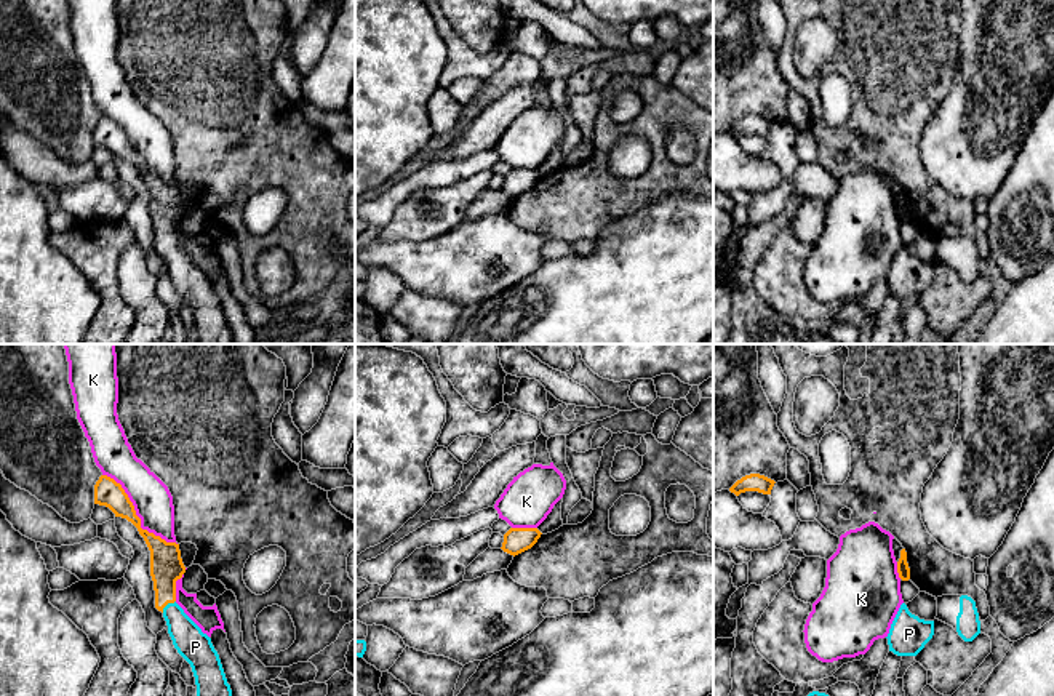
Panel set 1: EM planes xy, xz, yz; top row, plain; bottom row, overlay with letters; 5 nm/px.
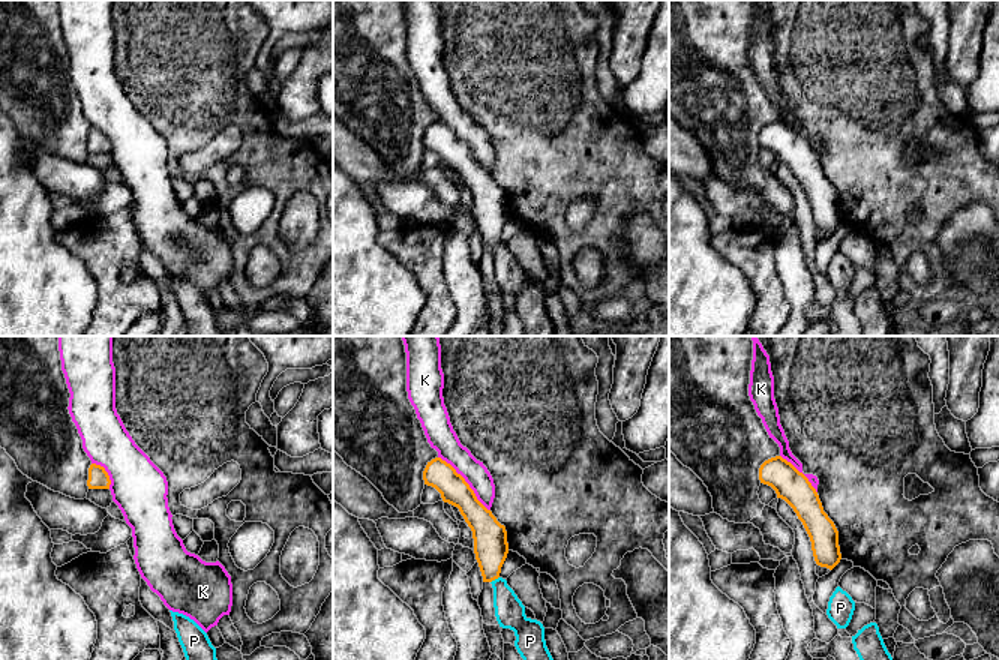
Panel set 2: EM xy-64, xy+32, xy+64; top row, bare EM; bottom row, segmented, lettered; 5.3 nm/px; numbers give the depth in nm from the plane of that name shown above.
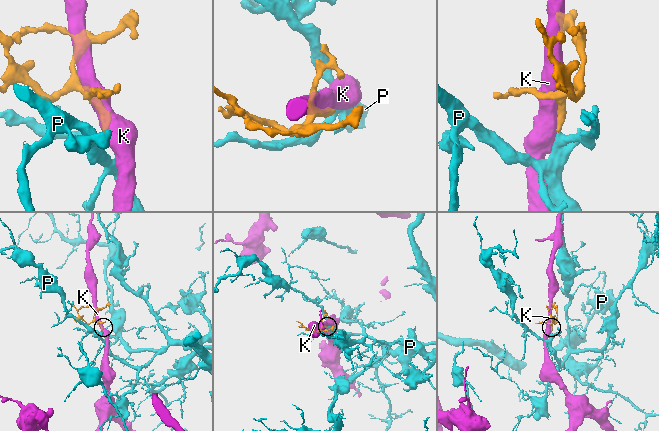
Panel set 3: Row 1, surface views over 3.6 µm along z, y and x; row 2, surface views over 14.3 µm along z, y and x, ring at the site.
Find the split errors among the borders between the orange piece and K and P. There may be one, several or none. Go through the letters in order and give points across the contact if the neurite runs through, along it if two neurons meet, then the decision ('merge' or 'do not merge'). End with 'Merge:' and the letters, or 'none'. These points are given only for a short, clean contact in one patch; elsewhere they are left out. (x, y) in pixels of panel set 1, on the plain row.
K: do not merge
P: runs through xy (167, 208), (167, 245), (189, 282); merge
Merge: P

